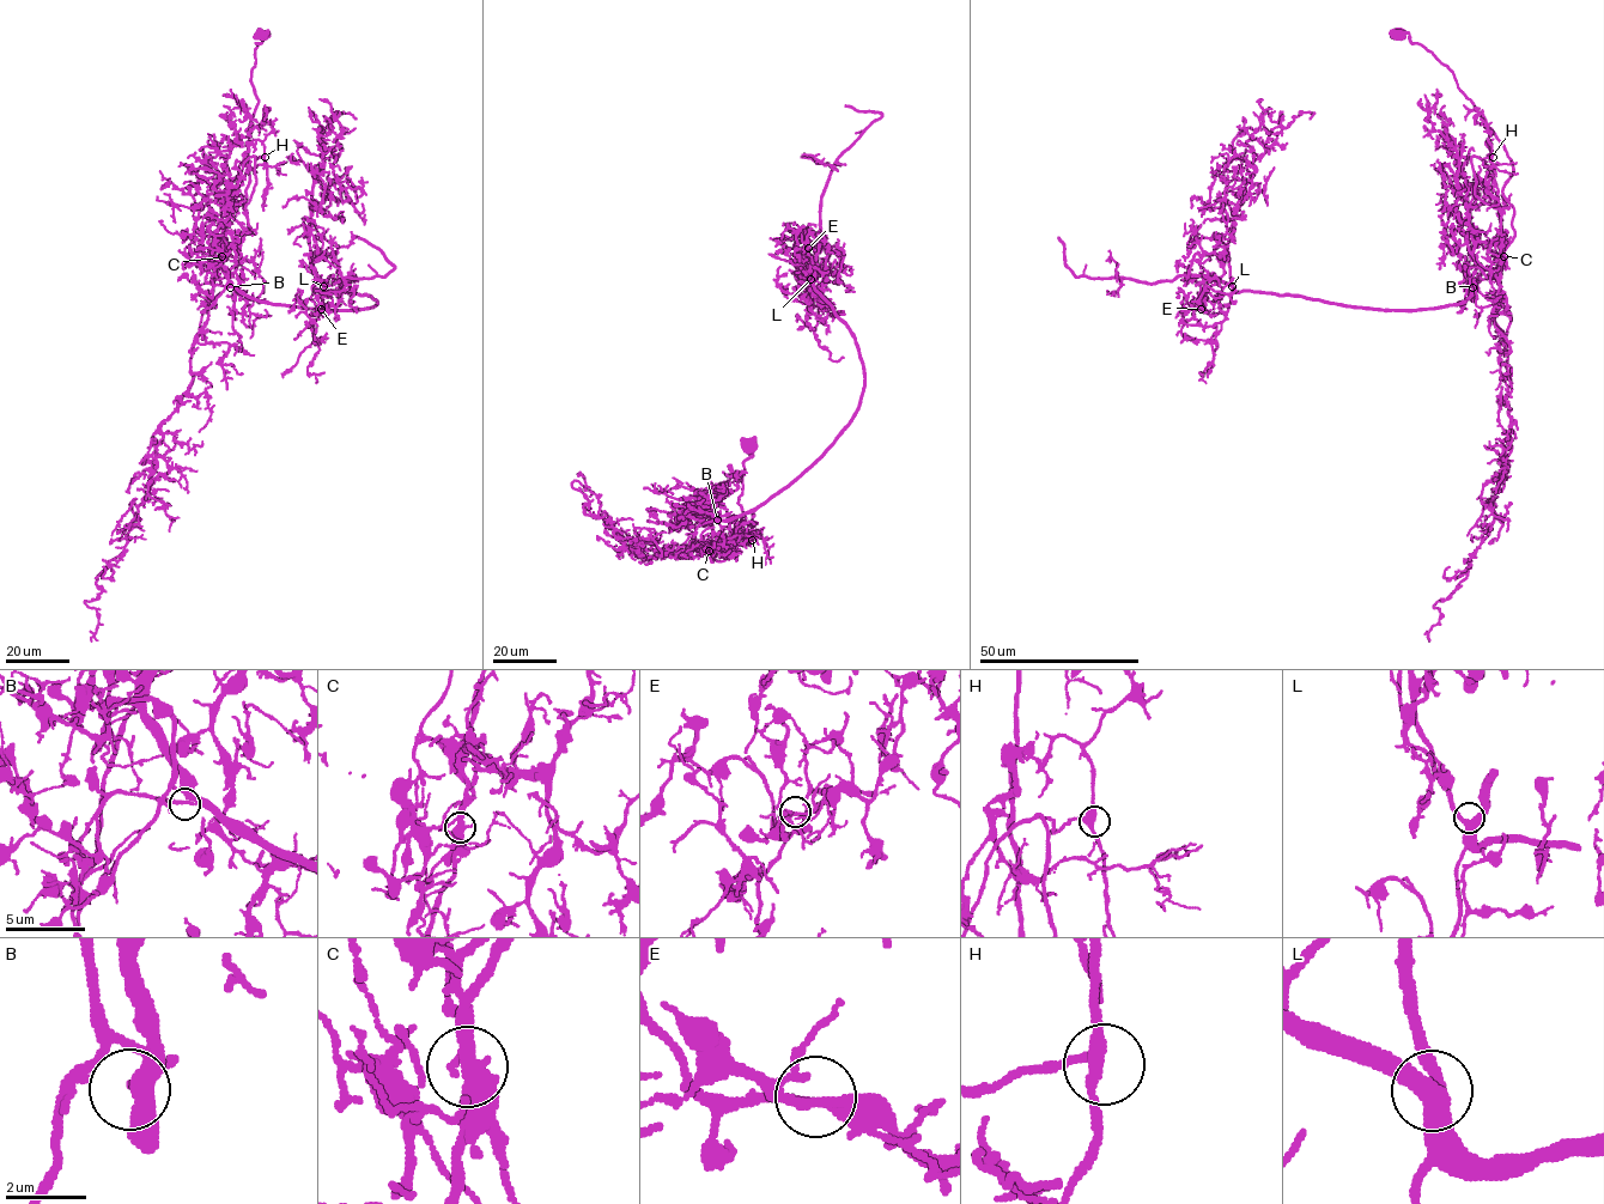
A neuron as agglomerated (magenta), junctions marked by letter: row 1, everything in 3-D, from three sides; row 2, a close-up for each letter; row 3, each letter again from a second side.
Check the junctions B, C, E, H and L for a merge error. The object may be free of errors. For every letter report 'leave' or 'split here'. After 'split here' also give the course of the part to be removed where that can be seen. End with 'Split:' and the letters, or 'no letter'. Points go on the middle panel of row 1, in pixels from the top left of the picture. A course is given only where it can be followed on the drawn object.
B: leave
C: split here | (709, 551), (644, 559), (608, 521), (584, 512), (589, 500), (572, 486), (585, 486), (578, 476)
E: leave
H: leave
L: leave
Split: C

